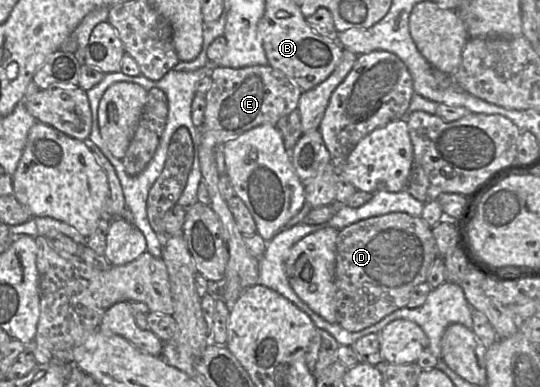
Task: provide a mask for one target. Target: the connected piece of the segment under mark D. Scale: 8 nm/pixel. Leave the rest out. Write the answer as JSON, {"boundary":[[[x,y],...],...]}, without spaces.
{"boundary":[[[394,212],[364,219],[339,230],[335,266],[336,323],[350,332],[357,332],[406,307],[412,291],[426,282],[428,269],[438,257],[432,227],[421,216]]]}

